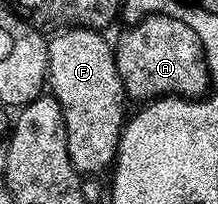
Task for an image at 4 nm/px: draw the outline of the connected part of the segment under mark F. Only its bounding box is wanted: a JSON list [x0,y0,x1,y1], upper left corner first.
[47,27,127,176]

